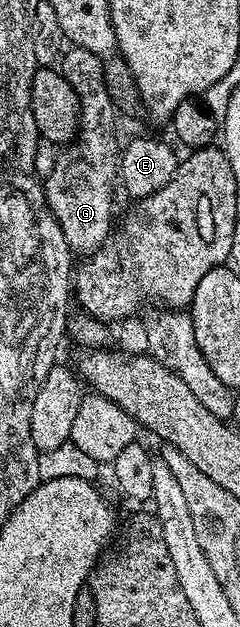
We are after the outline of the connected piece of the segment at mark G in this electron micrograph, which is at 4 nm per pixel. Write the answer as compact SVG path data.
M70 47L59 61L59 71L67 82L71 82L79 98L81 122L75 143L62 151L66 152L58 158L49 177L44 177L45 203L59 222L69 249L78 257L88 258L106 247L108 240L105 239L113 228L113 200L109 197L109 187L115 184L119 172L119 143L113 137L119 113L107 92L102 57L86 48Z

